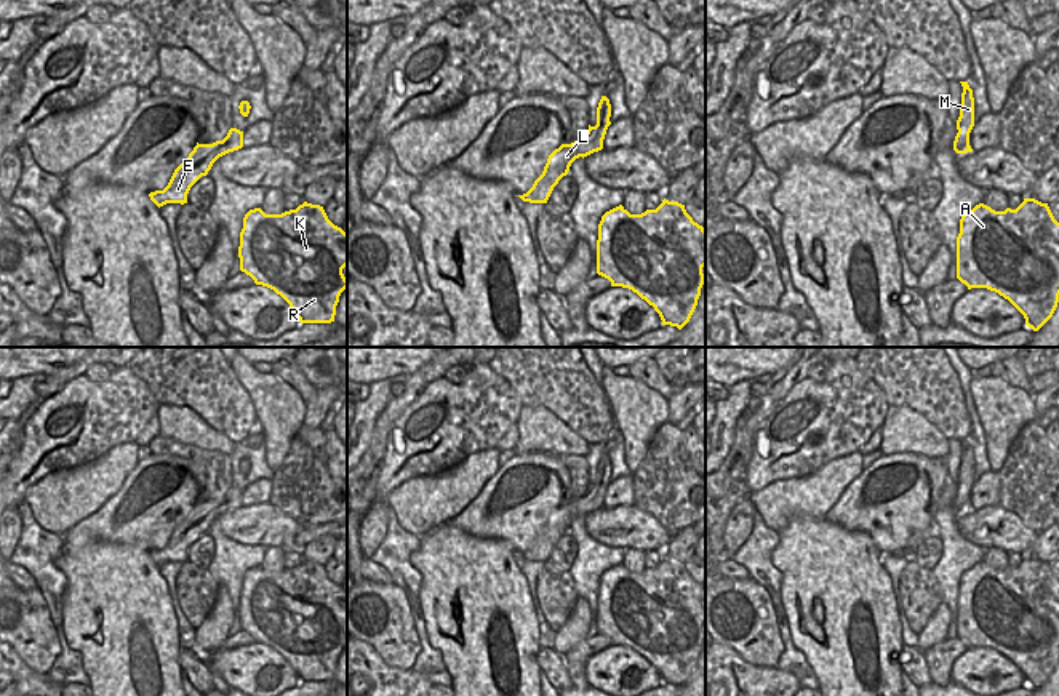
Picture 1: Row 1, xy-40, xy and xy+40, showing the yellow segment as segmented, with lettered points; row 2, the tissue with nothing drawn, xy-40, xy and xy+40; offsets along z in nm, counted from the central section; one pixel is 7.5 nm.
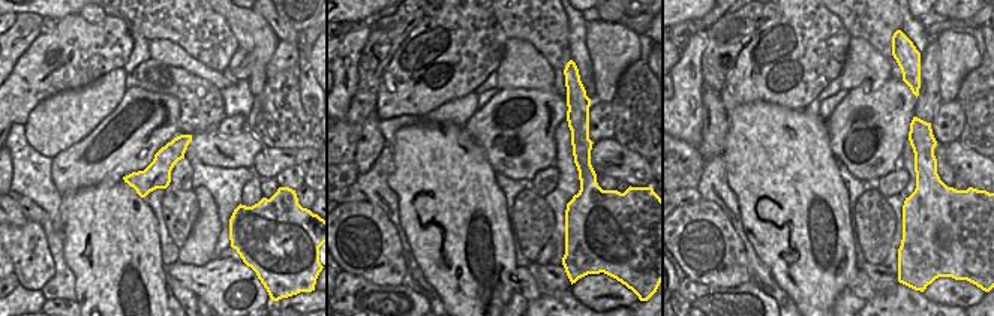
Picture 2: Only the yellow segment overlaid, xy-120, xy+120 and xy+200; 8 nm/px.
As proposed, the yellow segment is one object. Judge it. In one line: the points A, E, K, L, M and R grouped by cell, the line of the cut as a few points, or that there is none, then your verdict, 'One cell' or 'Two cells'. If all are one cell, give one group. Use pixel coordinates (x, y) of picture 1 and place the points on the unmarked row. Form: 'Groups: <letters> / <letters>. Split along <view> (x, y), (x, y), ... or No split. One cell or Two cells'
Groups: A K M R / E L. Split along xy+40 (959, 490), (959, 498), (954, 503). Two cells

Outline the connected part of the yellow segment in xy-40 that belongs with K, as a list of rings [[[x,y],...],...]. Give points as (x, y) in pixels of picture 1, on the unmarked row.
[[[304,560],[282,573],[250,568],[243,576],[238,616],[240,629],[256,643],[280,653],[301,682],[334,680],[339,654],[347,646],[342,632],[347,624],[347,592],[328,578],[323,565]]]

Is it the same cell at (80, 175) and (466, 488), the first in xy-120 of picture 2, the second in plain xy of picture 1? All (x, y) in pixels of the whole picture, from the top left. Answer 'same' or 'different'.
different

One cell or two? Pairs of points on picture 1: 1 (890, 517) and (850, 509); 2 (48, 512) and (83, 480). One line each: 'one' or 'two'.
1: one
2: one

